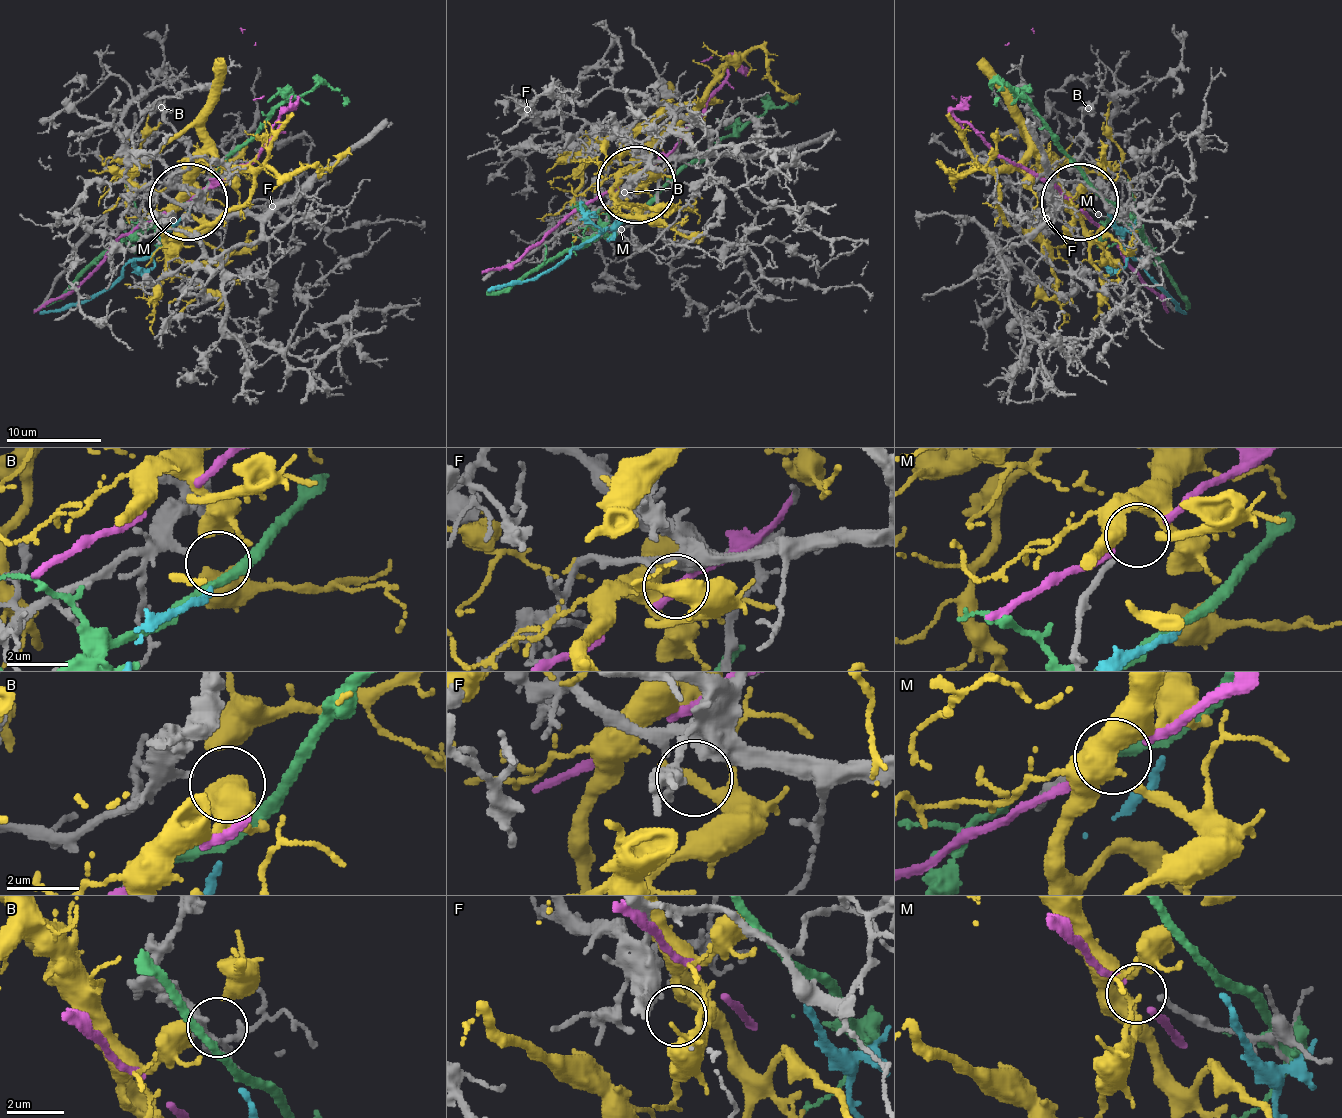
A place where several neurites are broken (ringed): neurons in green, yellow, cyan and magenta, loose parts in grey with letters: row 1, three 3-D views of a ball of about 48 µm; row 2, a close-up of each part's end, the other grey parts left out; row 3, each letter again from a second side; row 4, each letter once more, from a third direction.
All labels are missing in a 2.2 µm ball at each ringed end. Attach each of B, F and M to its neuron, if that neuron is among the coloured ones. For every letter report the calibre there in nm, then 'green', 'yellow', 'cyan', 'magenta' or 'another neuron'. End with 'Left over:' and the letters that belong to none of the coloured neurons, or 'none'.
B: calibre 220 nm; another neuron
F: calibre 440 nm; another neuron
M: calibre 190 nm; yellow
Left over: B, F

